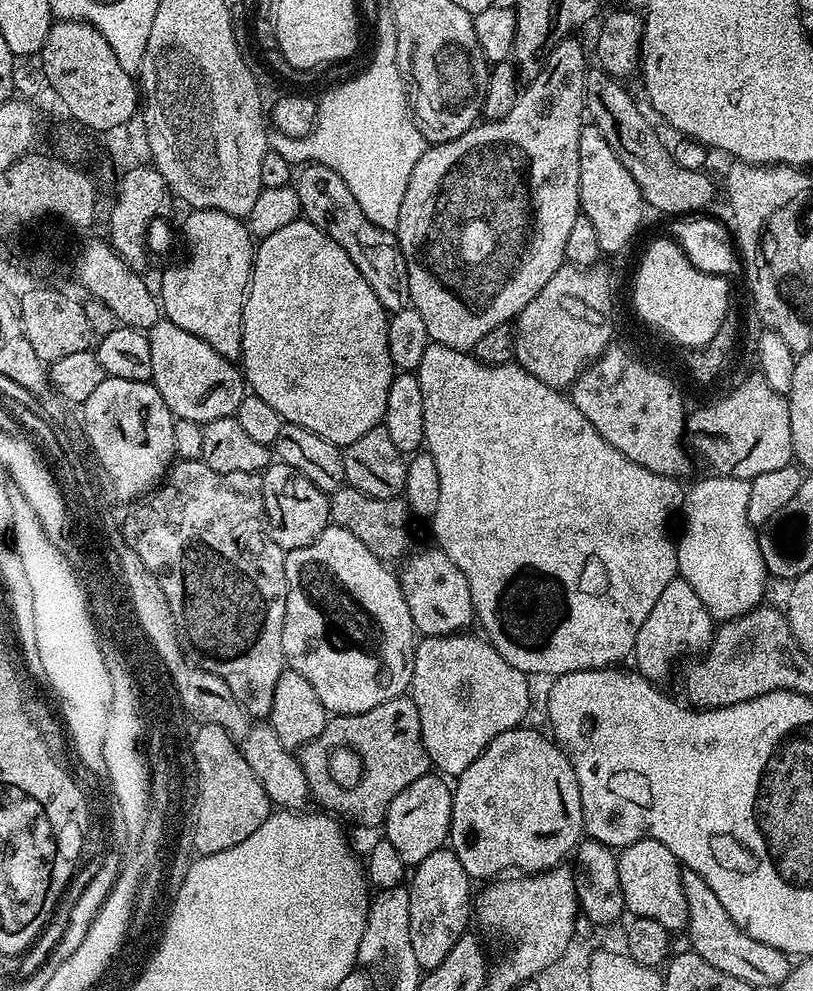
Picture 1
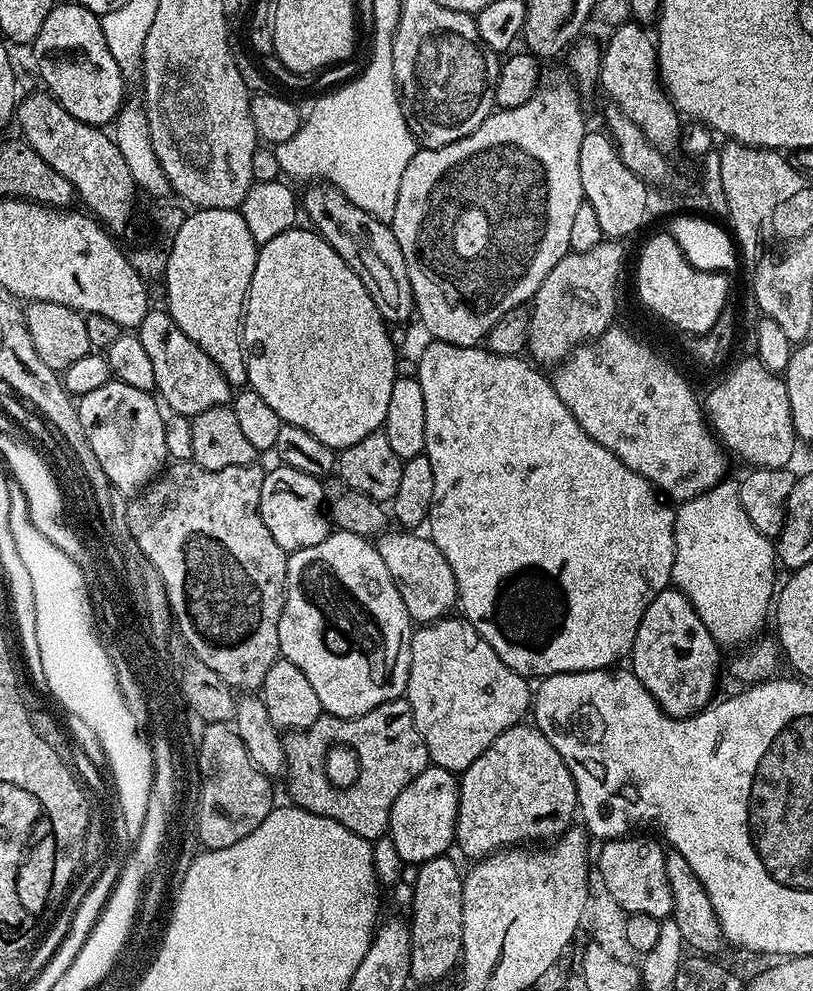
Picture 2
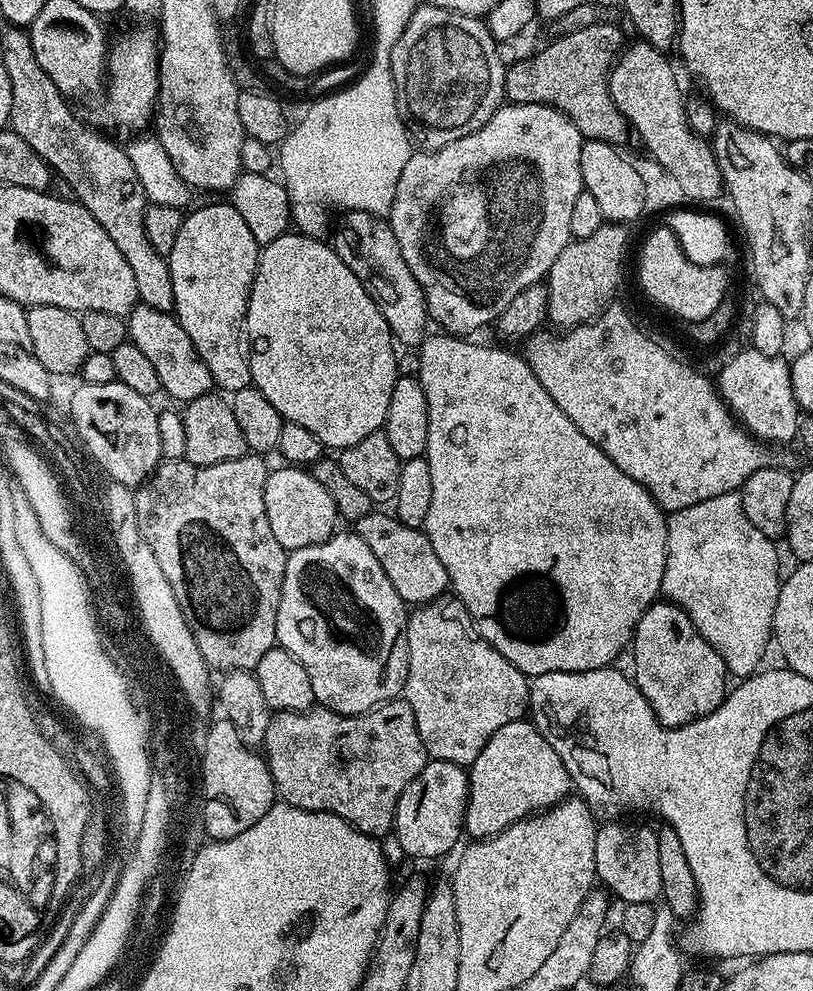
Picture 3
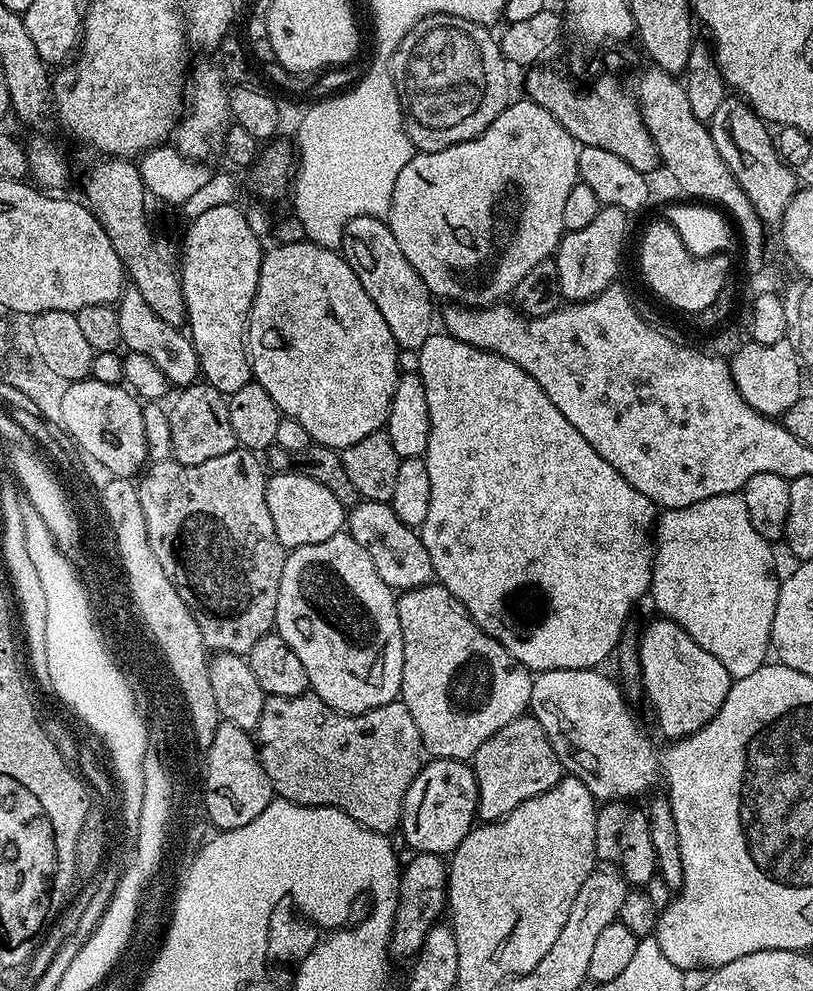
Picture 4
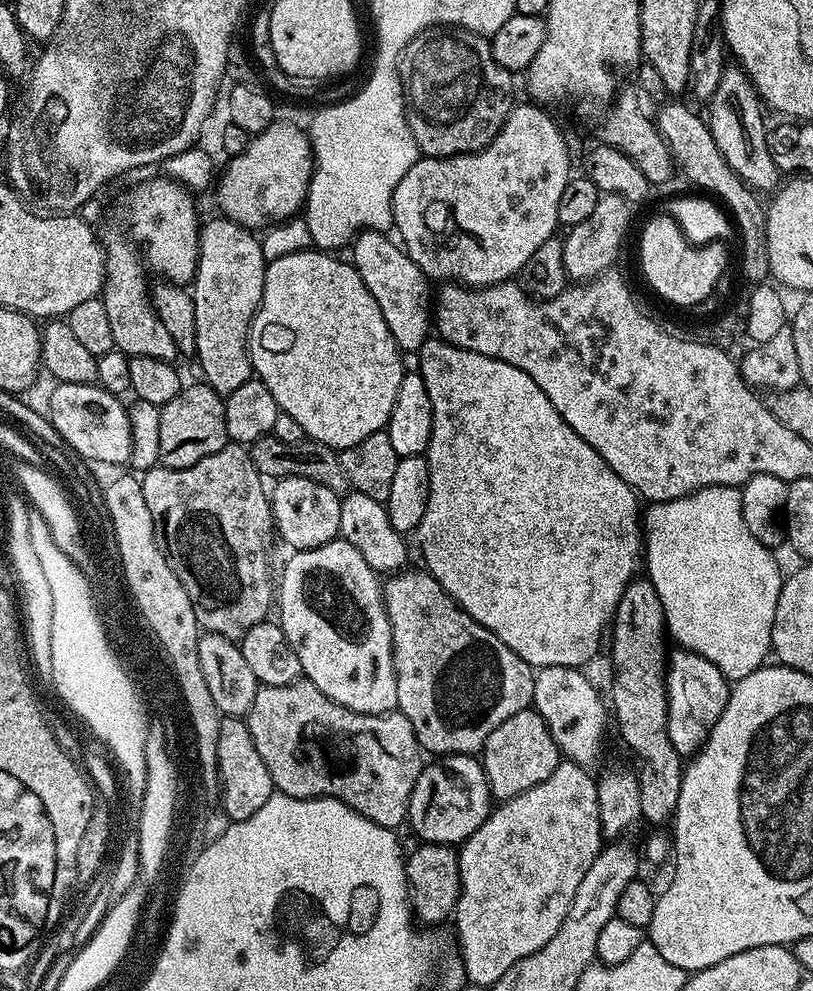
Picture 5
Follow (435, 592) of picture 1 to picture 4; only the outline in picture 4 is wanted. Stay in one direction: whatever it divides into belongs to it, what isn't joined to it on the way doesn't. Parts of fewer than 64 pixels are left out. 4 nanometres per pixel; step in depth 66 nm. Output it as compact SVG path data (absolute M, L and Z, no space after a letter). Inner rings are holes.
M361 499L351 505L346 516L346 531L349 536L354 538L354 542L358 542L358 546L362 546L362 550L366 550L366 554L370 554L370 558L374 562L374 570L378 570L378 574L382 577L382 582L386 582L386 586L390 586L394 590L407 590L433 583L430 554L426 554L426 546L422 546L419 531L402 523L398 514L394 514L391 503L383 504L382 502Z

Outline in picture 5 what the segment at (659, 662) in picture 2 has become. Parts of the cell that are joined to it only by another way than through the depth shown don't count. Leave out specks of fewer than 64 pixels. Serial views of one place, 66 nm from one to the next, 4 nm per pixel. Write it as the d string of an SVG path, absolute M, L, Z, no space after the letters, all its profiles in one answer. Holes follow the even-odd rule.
M677 647L676 652L669 651L666 656L664 685L668 695L668 721L666 730L670 734L670 742L674 750L678 750L681 758L691 758L699 752L708 741L710 730L722 718L722 710L726 710L726 702L730 691L730 682L714 666L714 662L706 662L693 652Z

